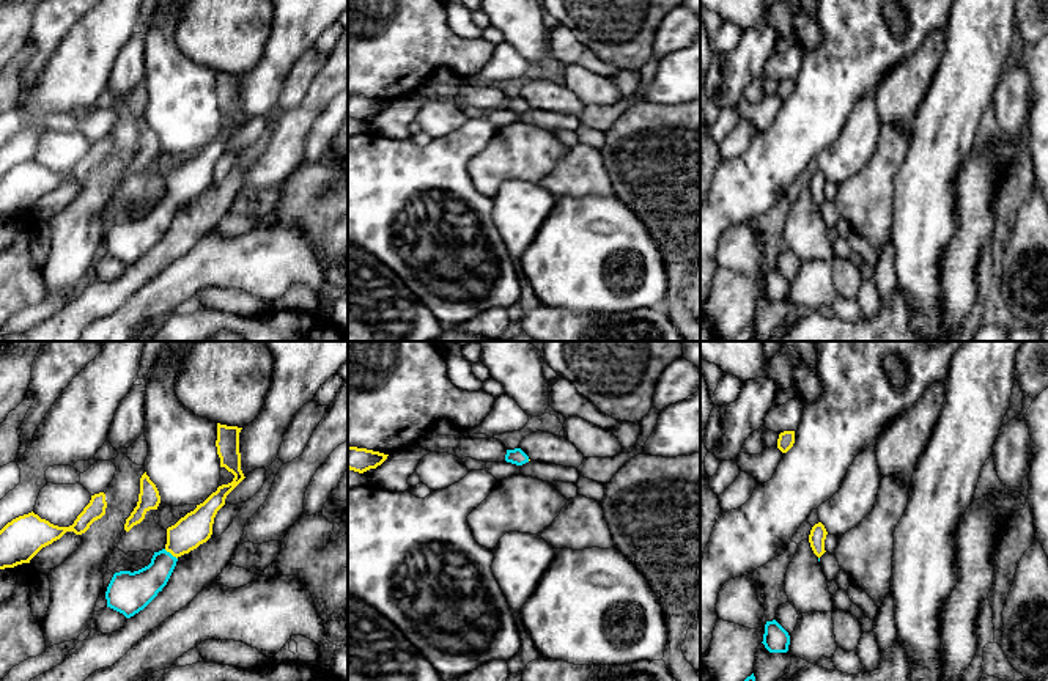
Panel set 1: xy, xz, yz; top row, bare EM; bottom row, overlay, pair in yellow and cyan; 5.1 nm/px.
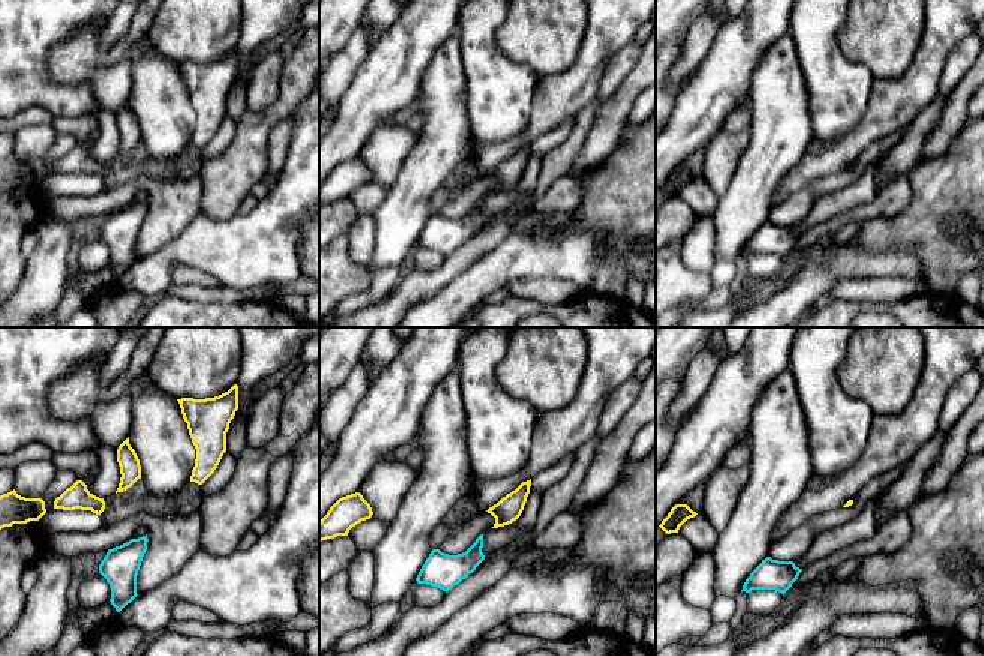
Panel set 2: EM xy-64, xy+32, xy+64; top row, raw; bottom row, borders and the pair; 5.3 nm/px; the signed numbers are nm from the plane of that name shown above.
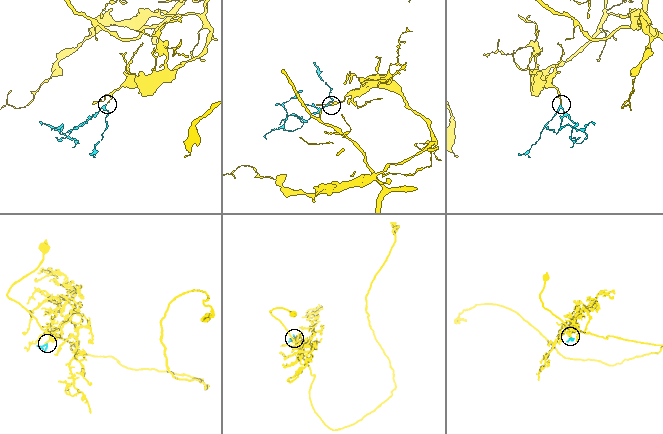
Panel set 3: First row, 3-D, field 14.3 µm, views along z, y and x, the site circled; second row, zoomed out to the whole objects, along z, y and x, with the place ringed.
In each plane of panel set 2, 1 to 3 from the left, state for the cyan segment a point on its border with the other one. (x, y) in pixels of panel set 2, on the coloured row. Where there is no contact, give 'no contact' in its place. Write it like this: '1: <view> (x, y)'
1: no contact
2: no contact
3: no contact

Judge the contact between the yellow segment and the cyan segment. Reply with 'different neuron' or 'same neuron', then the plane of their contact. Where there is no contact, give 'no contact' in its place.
same neuron | xy

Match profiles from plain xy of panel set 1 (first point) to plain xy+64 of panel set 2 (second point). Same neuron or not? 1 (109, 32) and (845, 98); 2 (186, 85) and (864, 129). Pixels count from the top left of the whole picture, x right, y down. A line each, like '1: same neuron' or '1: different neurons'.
1: different neurons
2: different neurons

